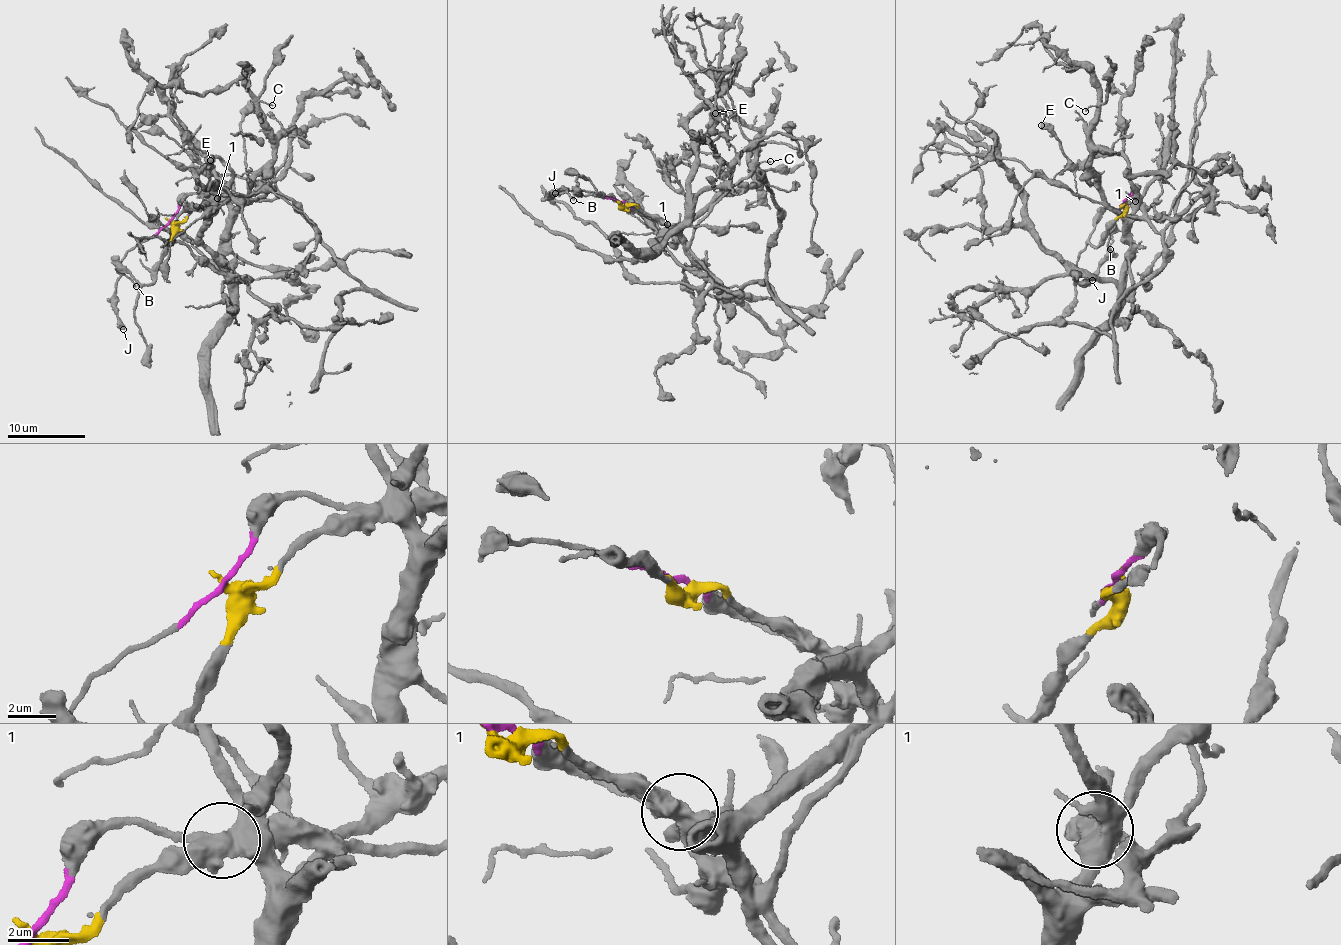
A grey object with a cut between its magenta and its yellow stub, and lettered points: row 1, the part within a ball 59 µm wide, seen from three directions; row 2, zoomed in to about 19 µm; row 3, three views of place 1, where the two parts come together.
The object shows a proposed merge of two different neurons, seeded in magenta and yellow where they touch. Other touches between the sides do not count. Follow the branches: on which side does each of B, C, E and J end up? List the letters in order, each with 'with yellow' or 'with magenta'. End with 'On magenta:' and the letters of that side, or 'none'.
B: with magenta
C: with yellow
E: with yellow
J: with magenta
On magenta: B, J

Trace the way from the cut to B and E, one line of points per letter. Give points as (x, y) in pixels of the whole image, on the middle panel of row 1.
B: (620, 204), (588, 192), (565, 190), (574, 200)
E: (620, 204), (634, 205), (673, 227), (691, 215), (675, 161), (705, 134), (708, 121), (716, 113)

